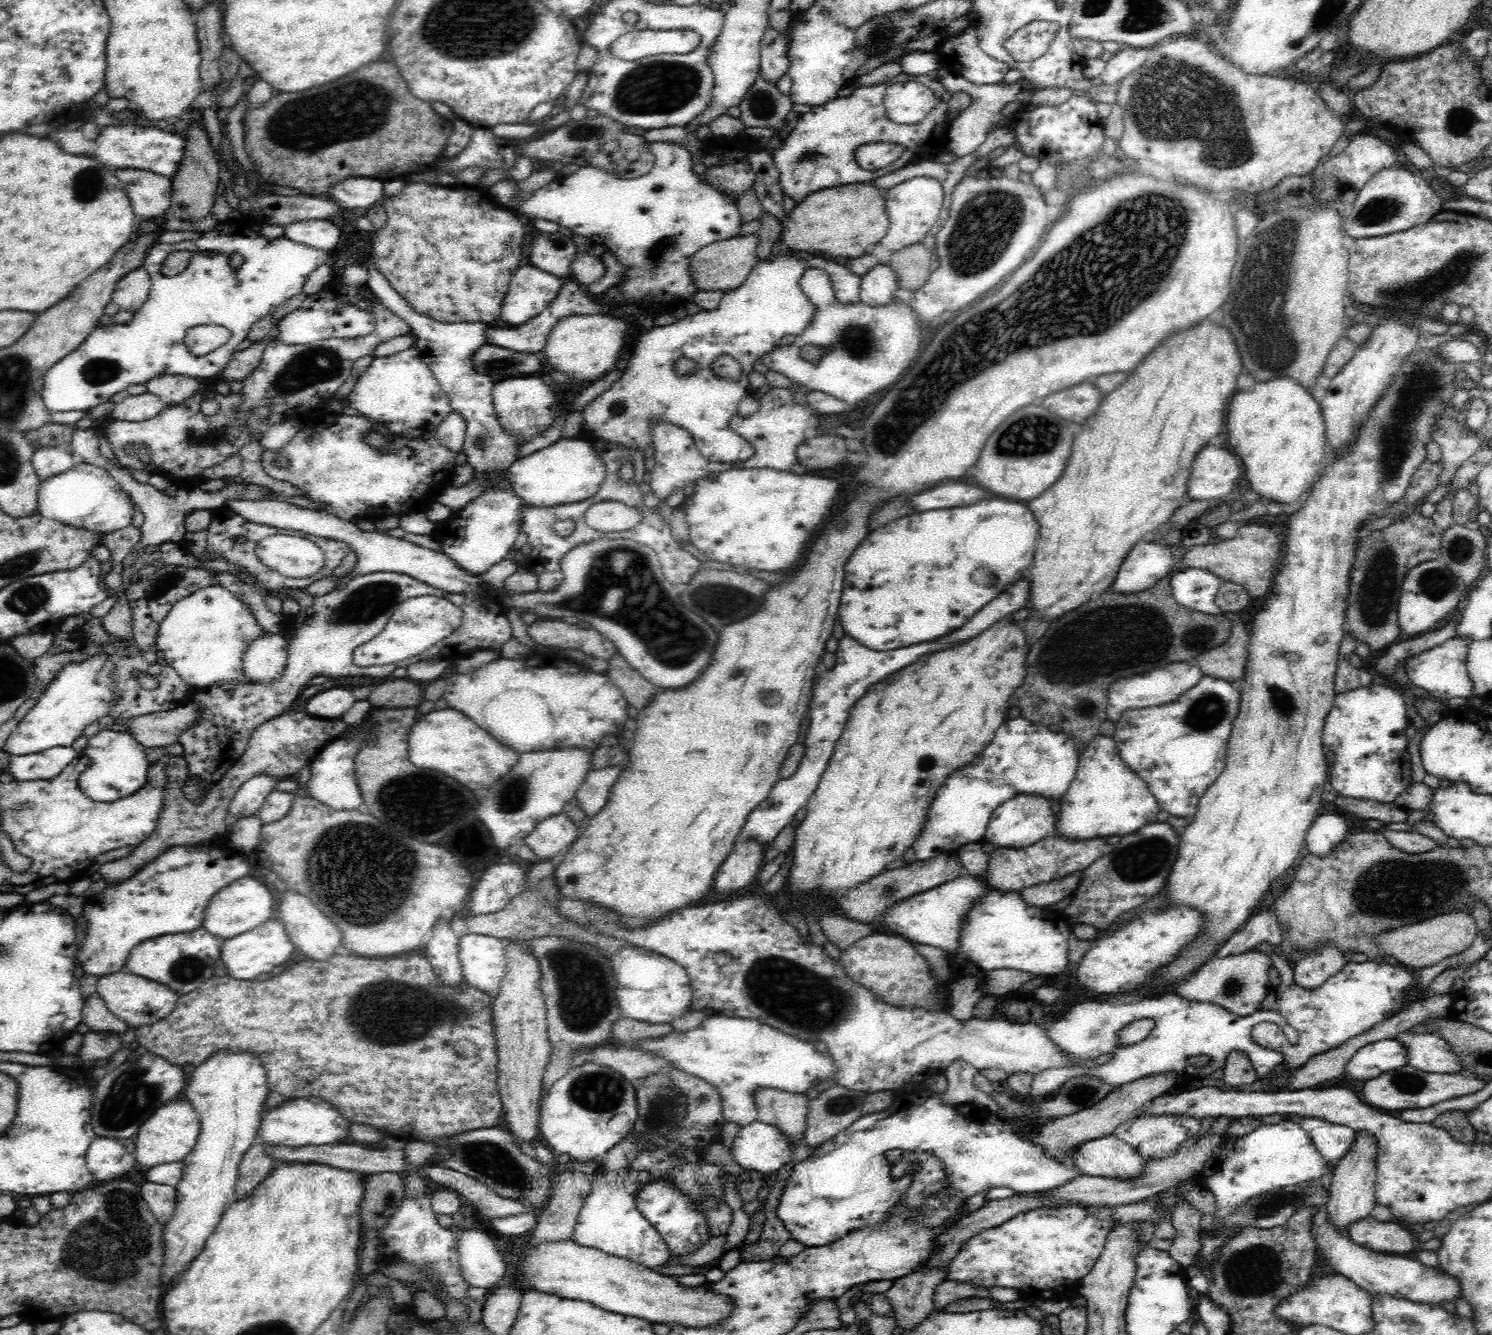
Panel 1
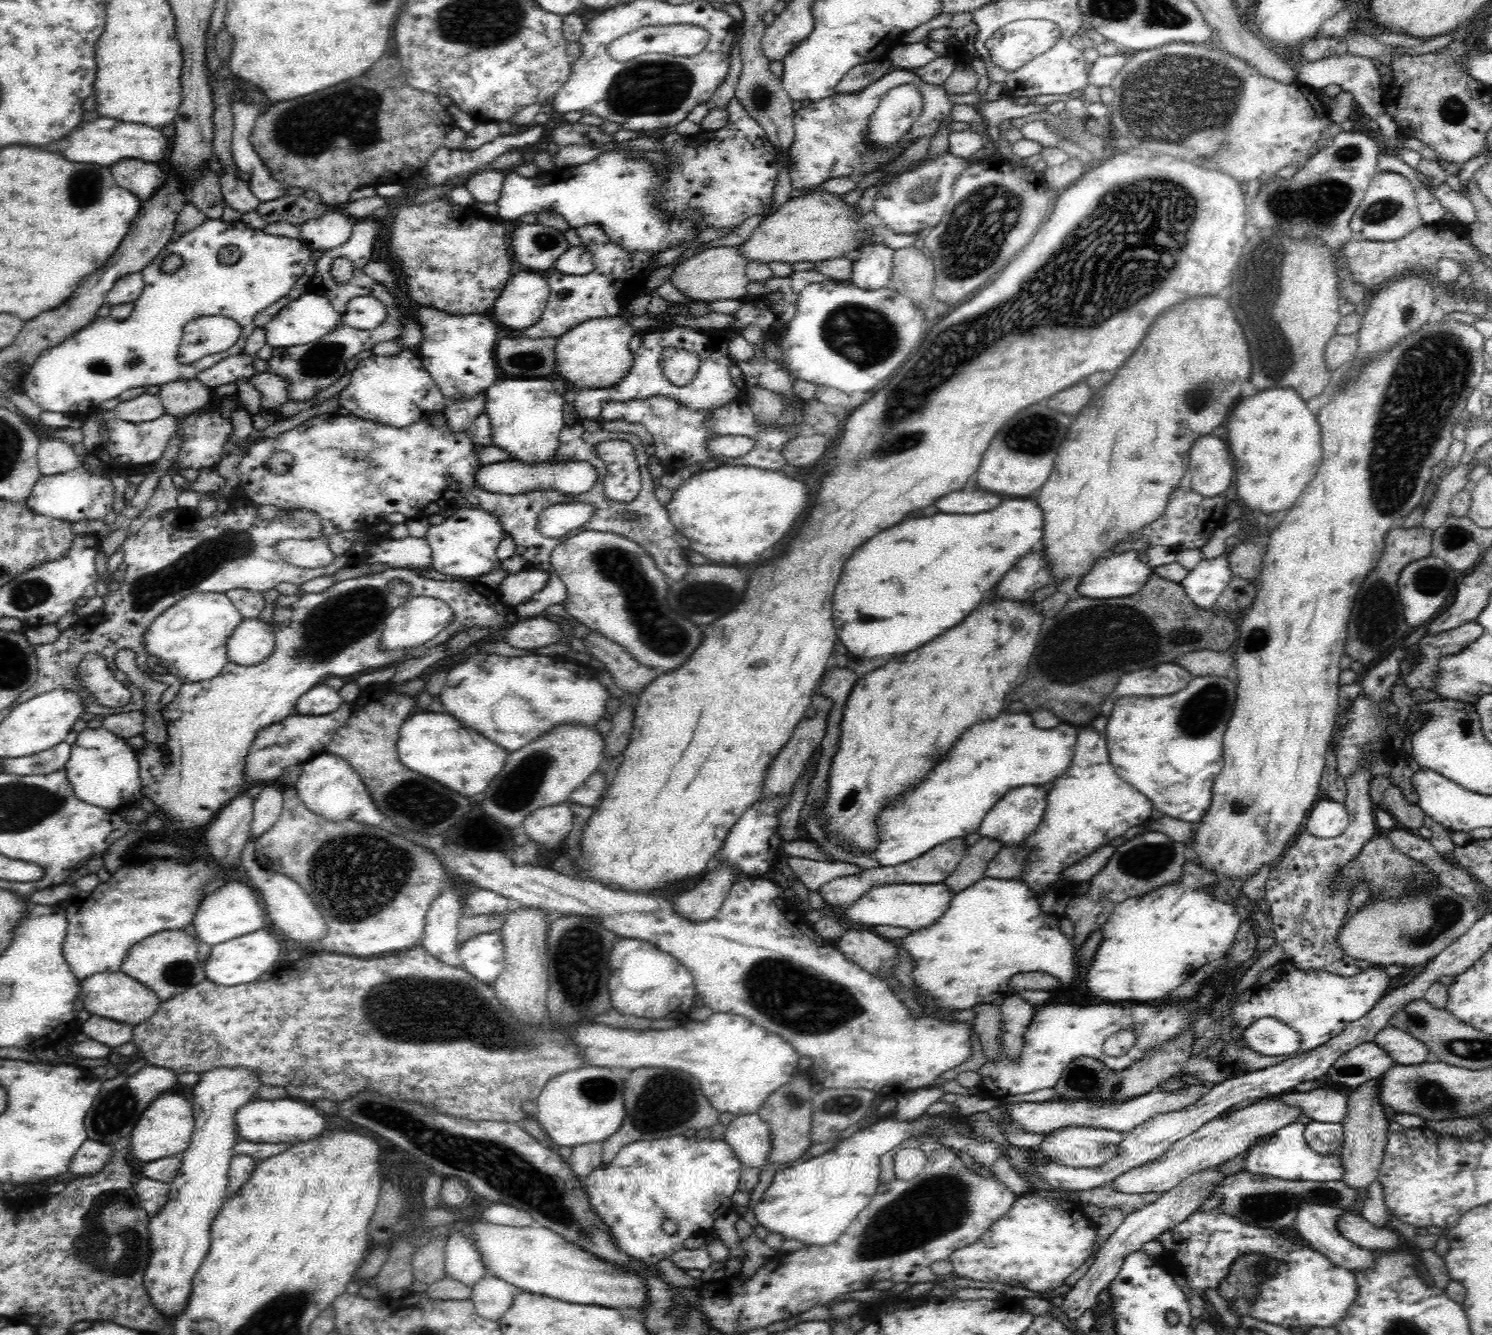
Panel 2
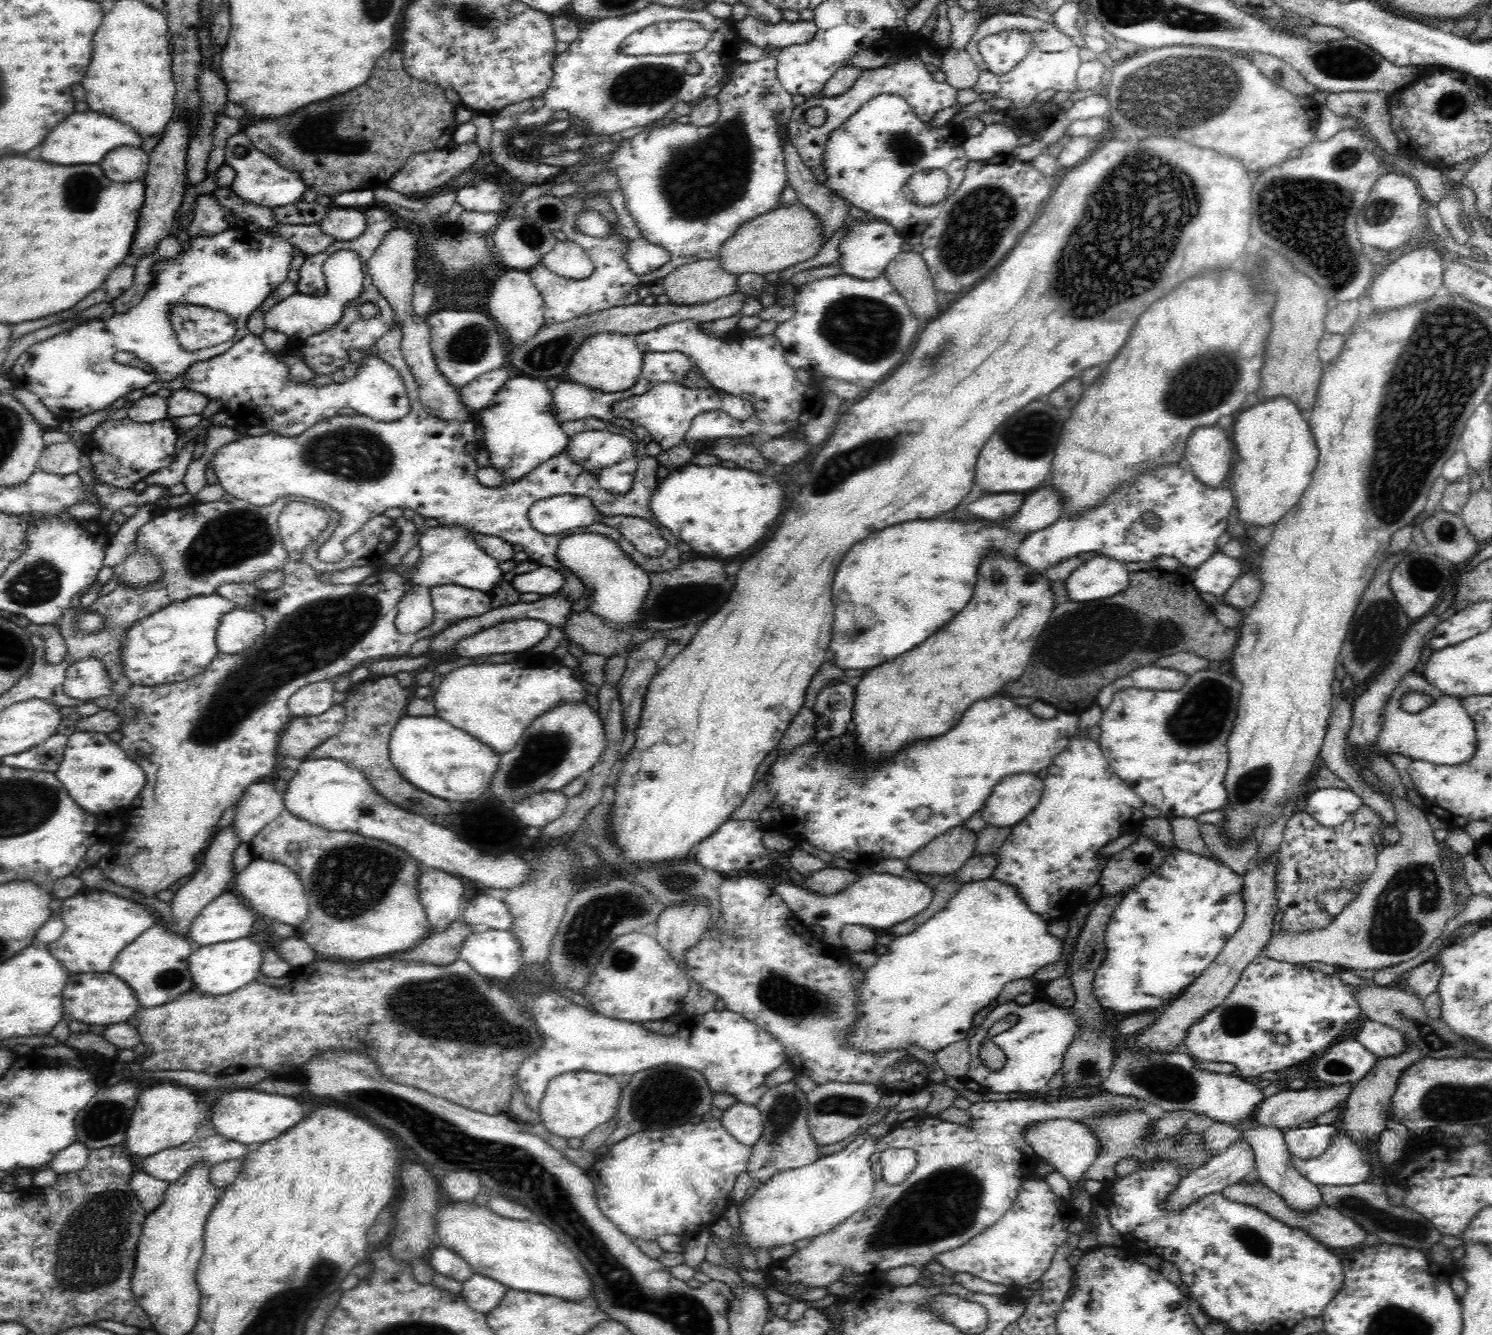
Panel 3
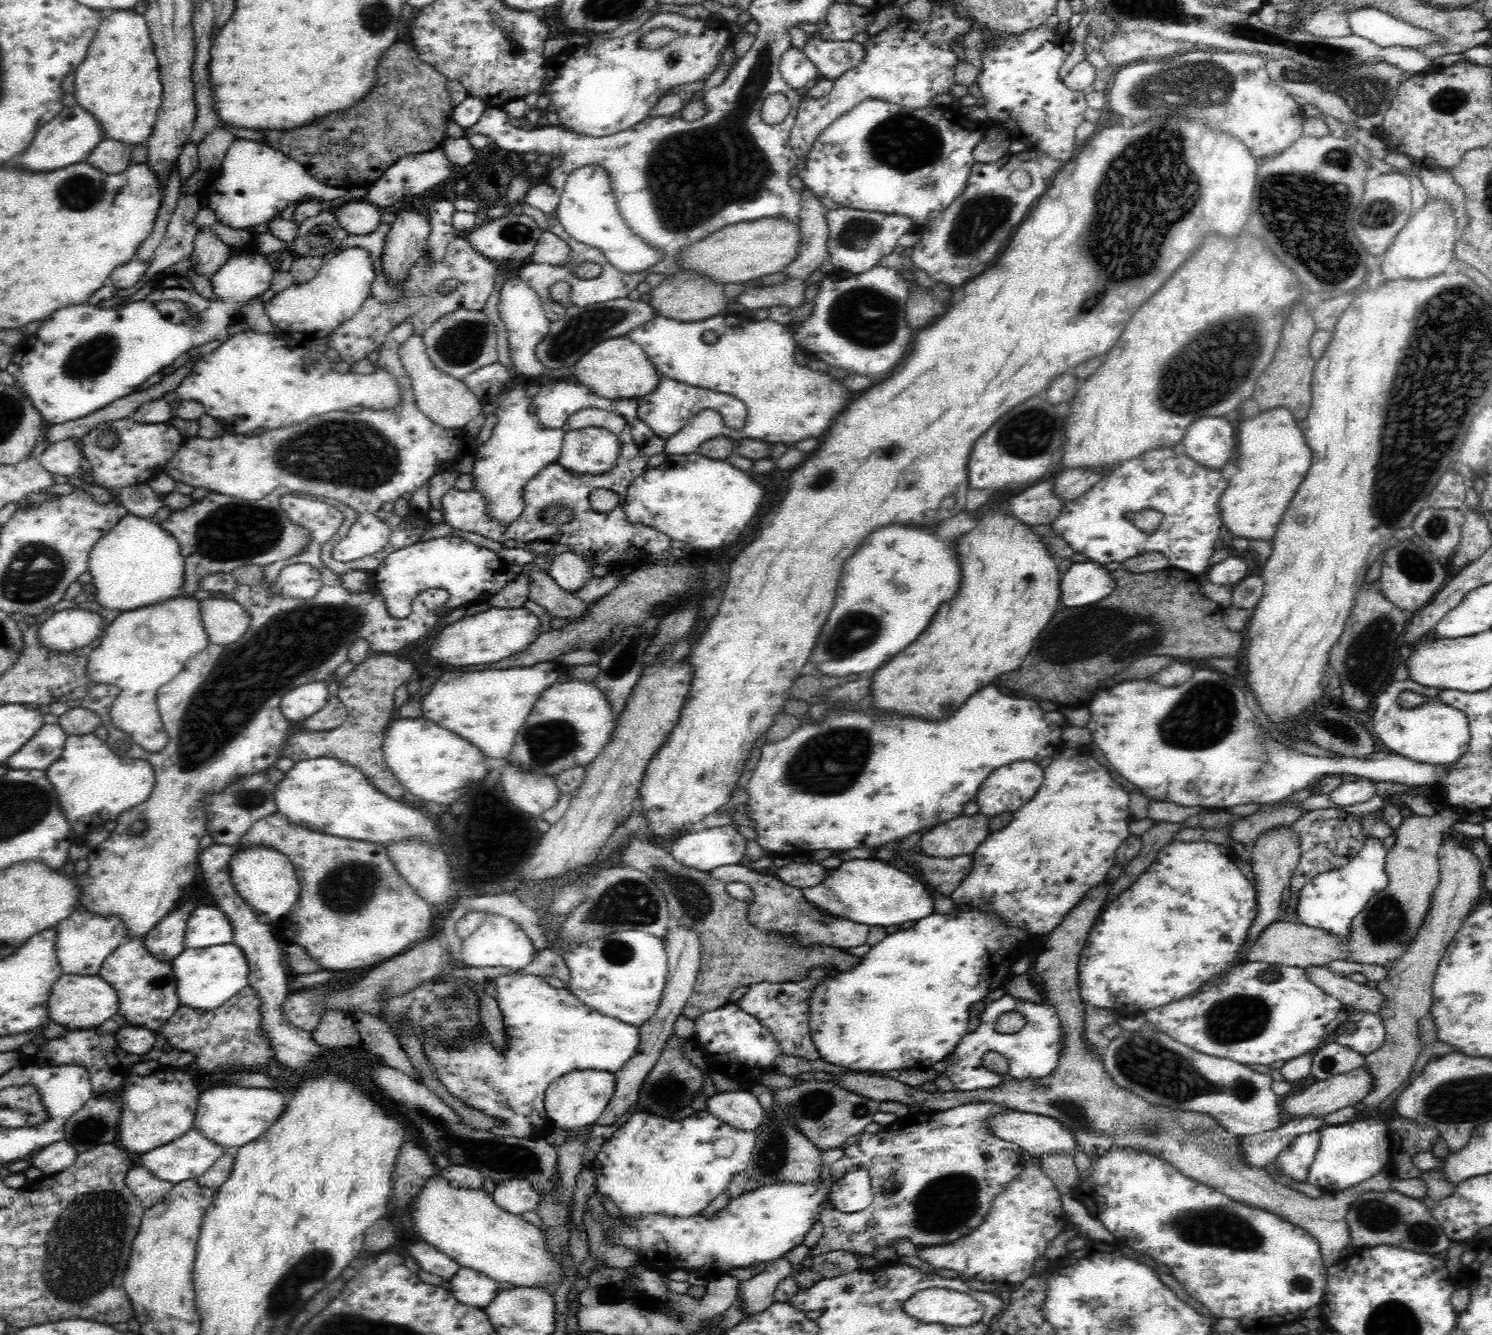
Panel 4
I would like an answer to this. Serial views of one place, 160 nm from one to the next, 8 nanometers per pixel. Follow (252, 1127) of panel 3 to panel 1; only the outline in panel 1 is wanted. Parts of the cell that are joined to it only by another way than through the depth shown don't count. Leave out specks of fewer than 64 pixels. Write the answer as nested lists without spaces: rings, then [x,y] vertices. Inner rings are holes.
[[[318,1096],[285,1100],[280,1106],[266,1109],[258,1131],[258,1138],[266,1145],[307,1147],[337,1145],[348,1140],[350,1121],[329,1102]]]

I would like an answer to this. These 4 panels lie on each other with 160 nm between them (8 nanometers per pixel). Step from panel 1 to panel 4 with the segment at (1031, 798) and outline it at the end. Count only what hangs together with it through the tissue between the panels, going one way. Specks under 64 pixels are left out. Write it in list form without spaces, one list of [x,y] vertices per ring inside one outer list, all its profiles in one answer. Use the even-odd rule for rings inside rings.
[[[1030,760],[1016,761],[997,768],[988,775],[977,792],[979,812],[988,818],[1005,812],[1014,814],[1017,808],[1024,806],[1038,792],[1043,776],[1044,770]]]

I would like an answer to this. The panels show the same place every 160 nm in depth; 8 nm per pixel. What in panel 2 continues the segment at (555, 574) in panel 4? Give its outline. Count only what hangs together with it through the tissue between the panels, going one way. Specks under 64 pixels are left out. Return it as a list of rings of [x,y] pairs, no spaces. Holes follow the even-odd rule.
[[[525,567],[516,573],[506,575],[497,590],[501,601],[513,609],[516,605],[522,605],[532,598],[534,594],[543,590],[548,583],[548,573]]]

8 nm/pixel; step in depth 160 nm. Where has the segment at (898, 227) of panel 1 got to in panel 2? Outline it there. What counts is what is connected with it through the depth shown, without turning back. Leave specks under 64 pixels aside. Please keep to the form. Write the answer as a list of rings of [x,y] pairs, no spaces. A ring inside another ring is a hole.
[[[949,152],[937,160],[926,162],[924,165],[916,168],[916,170],[906,171],[906,173],[900,176],[897,176],[897,174],[888,175],[881,180],[885,180],[886,184],[883,185],[880,195],[876,198],[873,211],[876,212],[896,234],[916,234],[925,228],[936,226],[944,216],[944,211],[951,198],[954,182],[958,180],[958,176],[960,176],[960,173],[968,166],[968,163],[969,161],[967,159],[954,156]],[[914,192],[921,193],[920,201],[916,201],[910,197],[910,194]]]

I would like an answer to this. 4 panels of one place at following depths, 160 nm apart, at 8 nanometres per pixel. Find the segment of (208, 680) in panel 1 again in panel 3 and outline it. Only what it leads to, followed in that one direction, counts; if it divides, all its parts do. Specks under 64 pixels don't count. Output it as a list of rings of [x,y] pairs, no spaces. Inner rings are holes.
[[[214,593],[176,601],[134,623],[126,633],[121,650],[126,678],[133,684],[152,687],[200,674],[218,654],[216,637],[221,618],[236,608],[231,600]]]

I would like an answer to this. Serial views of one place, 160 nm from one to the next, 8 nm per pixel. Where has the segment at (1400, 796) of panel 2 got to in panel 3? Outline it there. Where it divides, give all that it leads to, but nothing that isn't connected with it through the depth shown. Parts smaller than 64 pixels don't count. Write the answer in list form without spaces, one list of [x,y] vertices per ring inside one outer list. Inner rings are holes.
[[[1369,767],[1358,768],[1360,776],[1380,795],[1392,801],[1392,811],[1396,813],[1395,826],[1401,832],[1399,843],[1384,847],[1377,853],[1377,863],[1370,878],[1363,884],[1358,896],[1348,902],[1335,916],[1332,924],[1324,930],[1310,933],[1282,933],[1274,936],[1268,942],[1263,953],[1268,959],[1284,963],[1305,964],[1320,962],[1324,965],[1345,966],[1357,970],[1382,969],[1386,966],[1400,964],[1412,960],[1424,950],[1430,948],[1432,943],[1446,930],[1446,925],[1460,914],[1473,897],[1458,896],[1453,891],[1453,879],[1442,873],[1440,867],[1440,848],[1436,847],[1436,839],[1432,837],[1432,826],[1426,819],[1426,814],[1410,804],[1406,799],[1400,798],[1391,788],[1380,782]]]

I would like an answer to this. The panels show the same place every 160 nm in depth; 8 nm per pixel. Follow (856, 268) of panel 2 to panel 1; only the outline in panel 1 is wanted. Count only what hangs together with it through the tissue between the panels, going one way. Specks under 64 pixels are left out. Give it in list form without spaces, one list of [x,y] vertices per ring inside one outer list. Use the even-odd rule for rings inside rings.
[[[875,266],[861,276],[860,298],[870,307],[886,306],[896,301],[893,294],[898,289],[896,273],[890,266]]]

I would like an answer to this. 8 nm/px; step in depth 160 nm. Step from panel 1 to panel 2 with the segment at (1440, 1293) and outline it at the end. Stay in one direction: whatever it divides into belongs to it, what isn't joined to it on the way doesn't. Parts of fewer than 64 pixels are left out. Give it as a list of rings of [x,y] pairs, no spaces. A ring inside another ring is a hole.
[[[1302,1204],[1296,1215],[1294,1226],[1300,1232],[1300,1236],[1310,1244],[1309,1247],[1326,1257],[1332,1265],[1348,1269],[1352,1274],[1369,1271],[1375,1265],[1374,1252],[1344,1238],[1337,1229],[1337,1220],[1343,1212],[1340,1208],[1333,1210],[1327,1205]]]

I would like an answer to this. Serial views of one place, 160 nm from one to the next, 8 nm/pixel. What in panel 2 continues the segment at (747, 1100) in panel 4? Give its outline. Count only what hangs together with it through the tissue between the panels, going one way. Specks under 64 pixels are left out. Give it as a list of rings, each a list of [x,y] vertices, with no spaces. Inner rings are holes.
[[[758,1112],[735,1117],[726,1128],[724,1140],[742,1166],[761,1168],[768,1164],[772,1150],[771,1132],[769,1124],[759,1117]]]

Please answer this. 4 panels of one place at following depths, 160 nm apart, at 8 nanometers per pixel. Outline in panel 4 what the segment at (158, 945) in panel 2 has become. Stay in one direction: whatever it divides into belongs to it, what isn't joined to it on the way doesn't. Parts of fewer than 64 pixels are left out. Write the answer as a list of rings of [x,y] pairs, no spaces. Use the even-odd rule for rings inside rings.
[[[146,934],[127,939],[106,958],[99,975],[112,985],[118,994],[119,1014],[128,1025],[158,1030],[180,1006],[177,976],[173,972],[172,961],[156,959],[146,949]]]

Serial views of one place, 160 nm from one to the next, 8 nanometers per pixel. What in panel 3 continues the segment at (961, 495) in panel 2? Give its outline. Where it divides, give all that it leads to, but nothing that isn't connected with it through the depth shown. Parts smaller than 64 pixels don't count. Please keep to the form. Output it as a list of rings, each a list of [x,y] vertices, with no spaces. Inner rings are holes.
[[[988,494],[970,502],[966,508],[970,514],[978,516],[978,520],[1000,521],[1012,517],[1026,497],[1022,494]]]

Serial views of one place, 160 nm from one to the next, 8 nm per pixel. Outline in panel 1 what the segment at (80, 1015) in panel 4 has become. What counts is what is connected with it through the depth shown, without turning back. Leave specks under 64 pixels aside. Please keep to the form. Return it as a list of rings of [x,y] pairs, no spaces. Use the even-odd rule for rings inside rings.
[[[125,970],[99,977],[97,988],[98,995],[104,1000],[108,1010],[134,1028],[148,1026],[162,1020],[173,1011],[173,1008],[176,1008],[176,1003],[180,1000],[180,995],[165,984]]]

